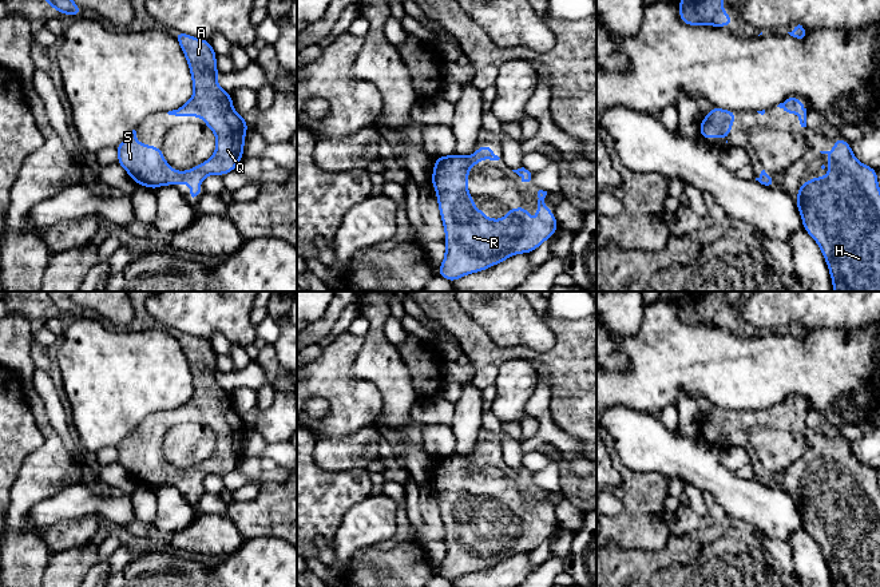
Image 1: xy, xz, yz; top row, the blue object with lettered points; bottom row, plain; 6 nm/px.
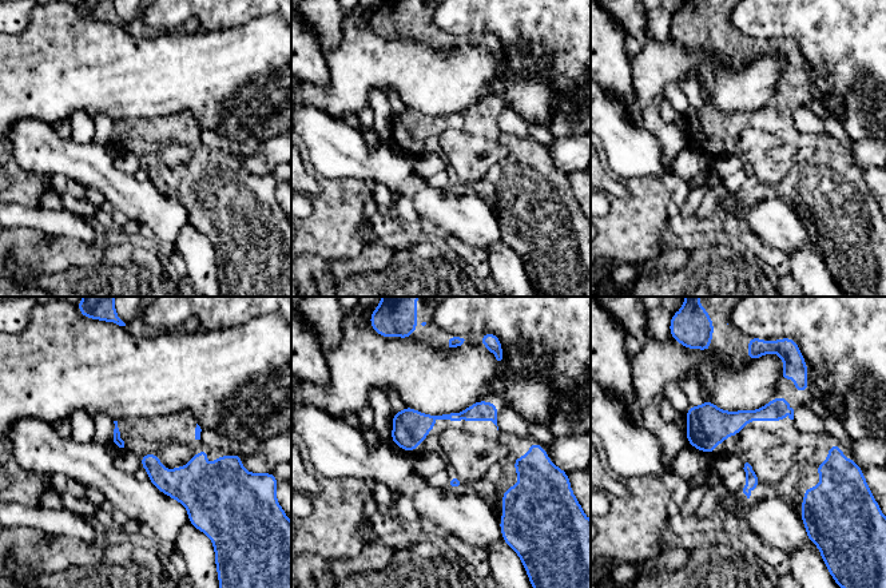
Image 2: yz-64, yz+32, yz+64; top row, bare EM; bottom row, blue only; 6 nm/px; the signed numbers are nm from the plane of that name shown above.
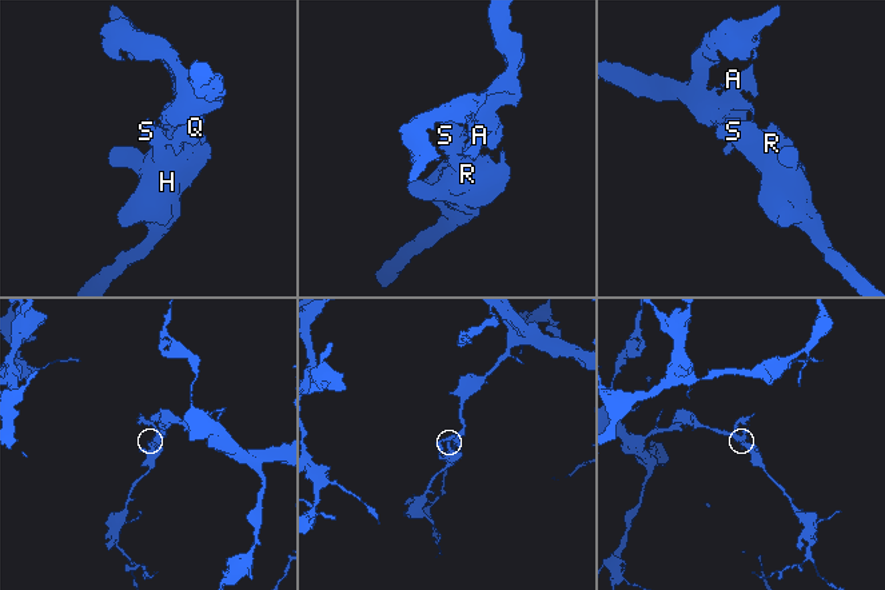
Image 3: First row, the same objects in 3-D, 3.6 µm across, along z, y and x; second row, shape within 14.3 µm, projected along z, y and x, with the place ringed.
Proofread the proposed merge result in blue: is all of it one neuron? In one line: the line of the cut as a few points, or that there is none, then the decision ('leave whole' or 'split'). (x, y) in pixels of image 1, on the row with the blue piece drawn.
cut none; leave whole

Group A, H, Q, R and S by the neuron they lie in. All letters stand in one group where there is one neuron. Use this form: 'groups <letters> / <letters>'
groups A H Q R S

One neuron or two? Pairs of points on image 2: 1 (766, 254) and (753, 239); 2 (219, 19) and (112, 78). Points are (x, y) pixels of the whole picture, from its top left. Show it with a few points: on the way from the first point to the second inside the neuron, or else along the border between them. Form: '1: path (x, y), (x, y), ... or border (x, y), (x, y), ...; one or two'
1: path (762, 250), (755, 243); one
2: border (233, 27), (201, 30); two

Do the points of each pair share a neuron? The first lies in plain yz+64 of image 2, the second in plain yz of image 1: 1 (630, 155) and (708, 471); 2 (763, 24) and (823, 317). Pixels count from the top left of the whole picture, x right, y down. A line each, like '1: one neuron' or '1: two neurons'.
1: one neuron
2: one neuron

